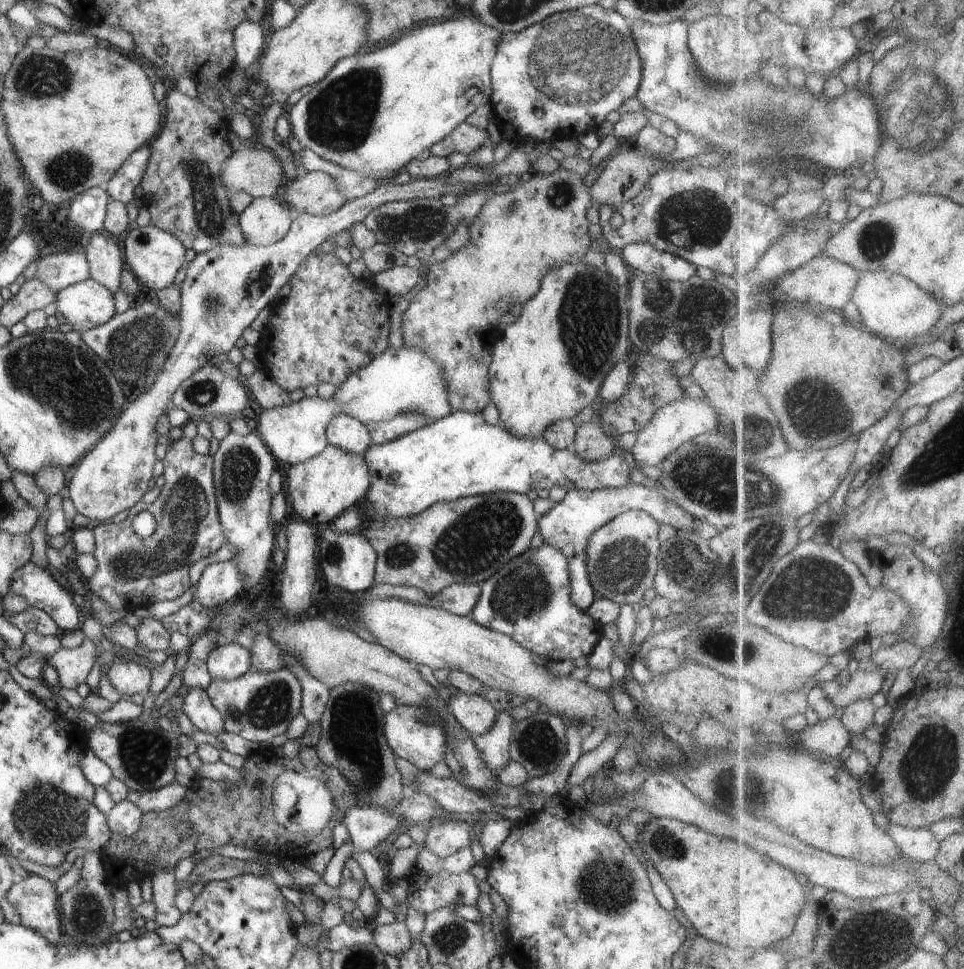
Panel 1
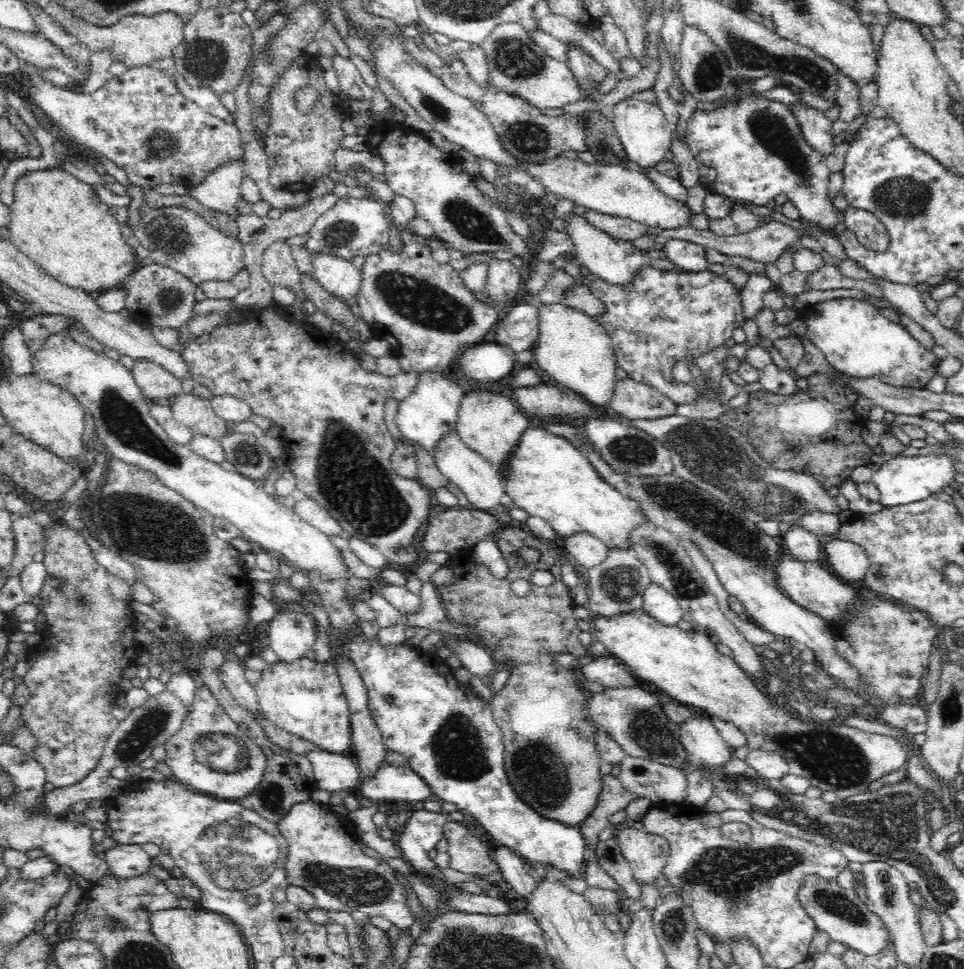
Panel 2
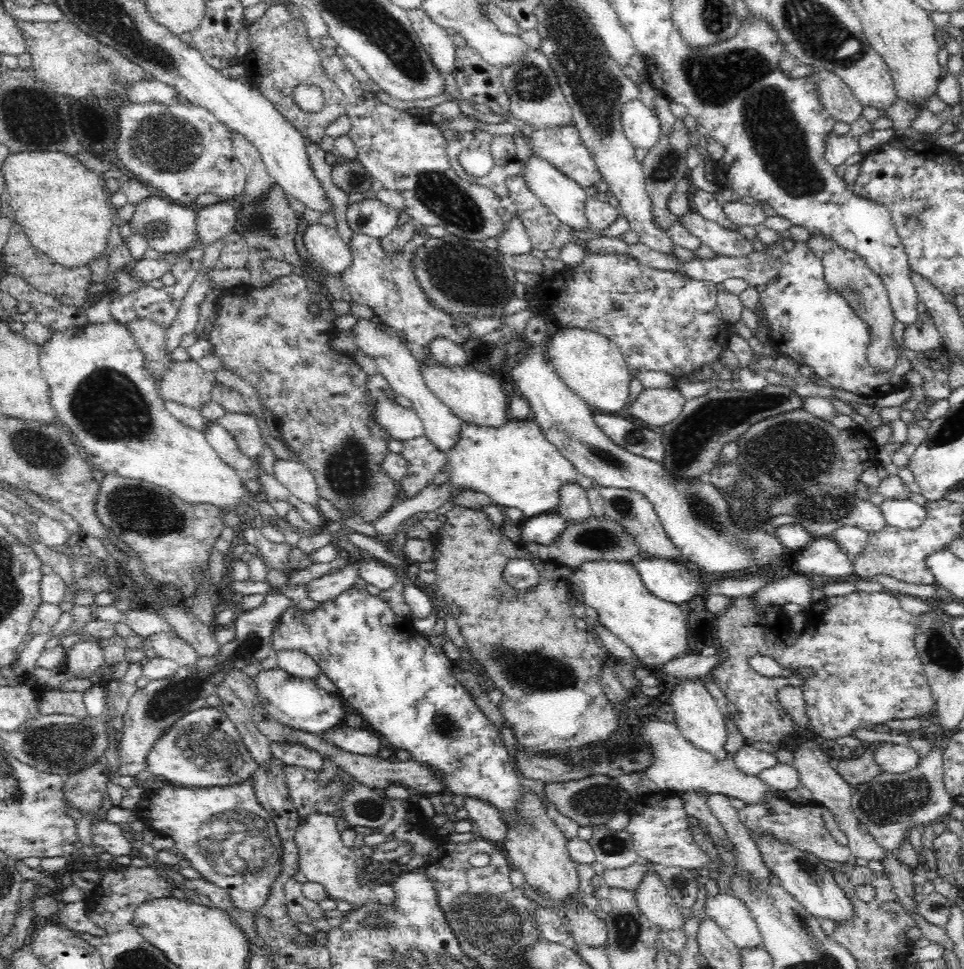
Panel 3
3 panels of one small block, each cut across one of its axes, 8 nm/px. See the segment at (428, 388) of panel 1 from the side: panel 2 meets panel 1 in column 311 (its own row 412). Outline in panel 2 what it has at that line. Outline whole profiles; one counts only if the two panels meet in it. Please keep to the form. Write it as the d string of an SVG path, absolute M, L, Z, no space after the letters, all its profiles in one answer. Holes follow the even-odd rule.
M444 371L418 373L418 386L414 388L414 392L406 399L399 401L395 422L400 434L432 452L444 436L456 431L458 408L464 394L462 388Z

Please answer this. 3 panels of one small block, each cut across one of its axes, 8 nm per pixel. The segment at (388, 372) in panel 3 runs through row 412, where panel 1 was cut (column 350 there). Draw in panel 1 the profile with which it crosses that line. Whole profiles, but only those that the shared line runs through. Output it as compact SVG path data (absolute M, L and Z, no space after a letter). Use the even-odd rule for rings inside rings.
M348 415L334 417L325 430L328 445L357 455L363 455L372 446L367 426Z

